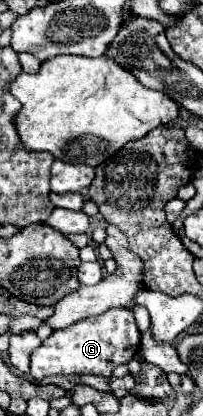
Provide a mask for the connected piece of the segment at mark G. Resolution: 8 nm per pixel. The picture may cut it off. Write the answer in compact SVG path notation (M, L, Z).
M108 309L102 315L86 317L76 321L66 329L54 331L32 355L30 359L30 375L40 381L50 375L104 375L112 377L112 369L116 365L128 363L140 345L140 331L134 321L134 313L130 309Z

